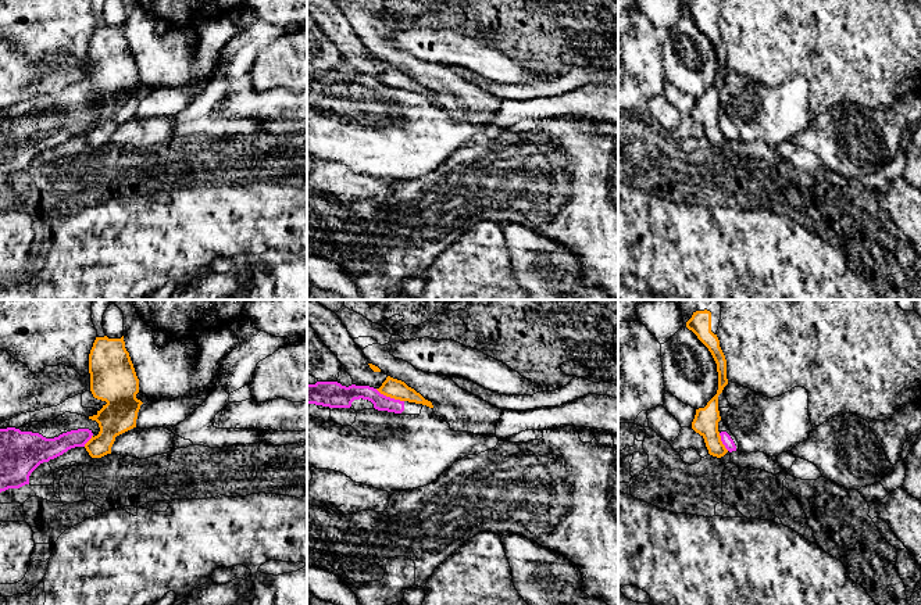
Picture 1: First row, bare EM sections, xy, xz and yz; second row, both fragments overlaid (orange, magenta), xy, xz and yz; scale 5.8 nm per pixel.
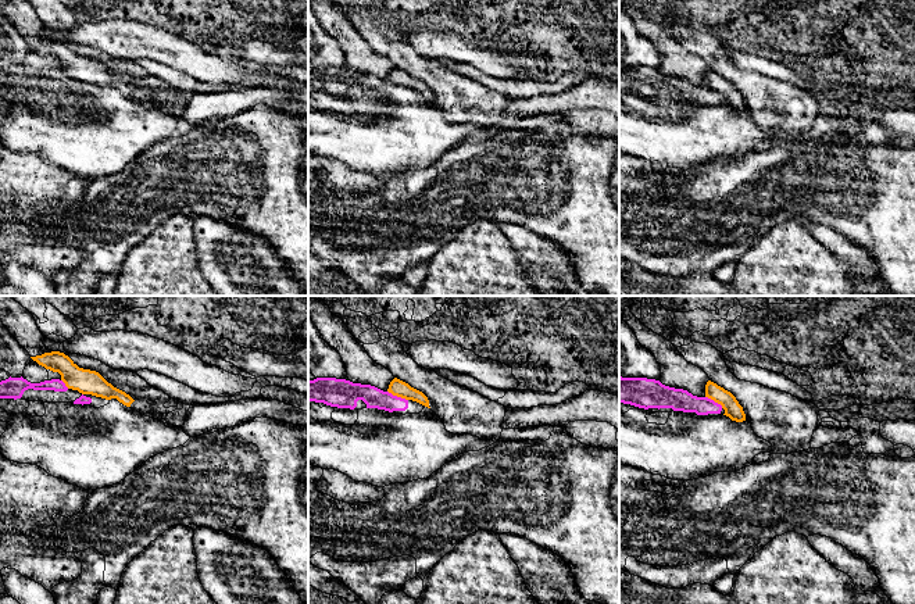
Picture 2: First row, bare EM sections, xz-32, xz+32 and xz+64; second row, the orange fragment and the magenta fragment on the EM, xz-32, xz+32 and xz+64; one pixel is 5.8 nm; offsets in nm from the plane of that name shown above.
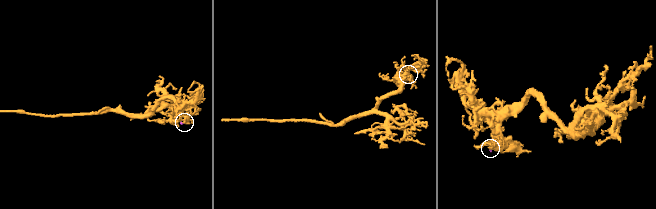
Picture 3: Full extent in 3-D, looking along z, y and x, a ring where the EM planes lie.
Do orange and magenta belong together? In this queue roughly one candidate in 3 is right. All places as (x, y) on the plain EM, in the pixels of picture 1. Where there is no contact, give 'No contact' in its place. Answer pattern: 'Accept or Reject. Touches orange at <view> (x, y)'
Reject. Touches orange at xz (389, 85)

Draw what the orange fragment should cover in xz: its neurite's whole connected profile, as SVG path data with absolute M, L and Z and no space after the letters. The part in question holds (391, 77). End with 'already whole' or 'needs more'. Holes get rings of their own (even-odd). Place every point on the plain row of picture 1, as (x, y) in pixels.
M388 65L386 69L382 72L382 75L376 79L381 83L390 86L390 87L395 87L395 89L422 93L429 97L433 97L432 92L425 89L414 78L408 76L404 71L393 68L390 65Z; already whole

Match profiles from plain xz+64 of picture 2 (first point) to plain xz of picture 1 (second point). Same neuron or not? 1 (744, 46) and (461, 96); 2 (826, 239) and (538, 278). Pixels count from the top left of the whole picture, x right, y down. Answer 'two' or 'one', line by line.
1: two
2: one

